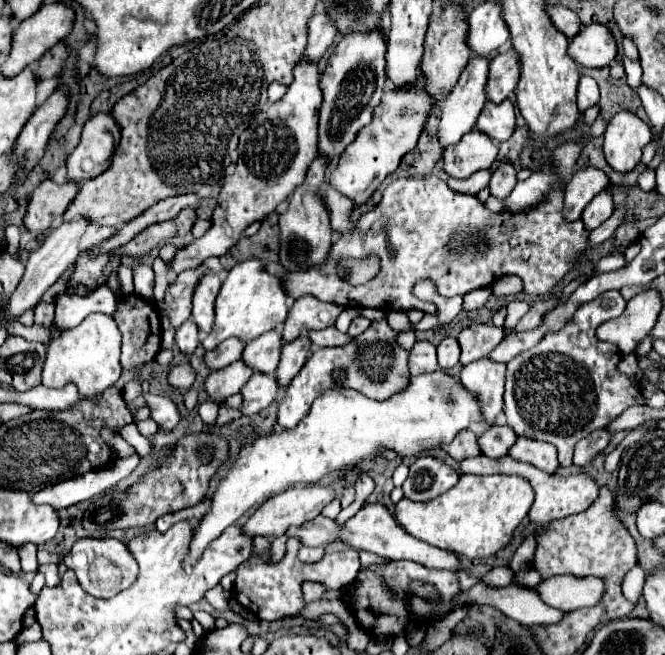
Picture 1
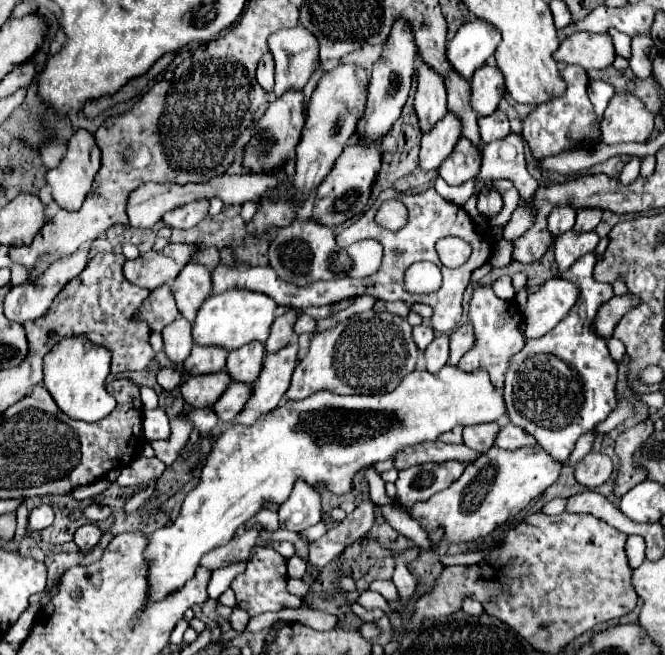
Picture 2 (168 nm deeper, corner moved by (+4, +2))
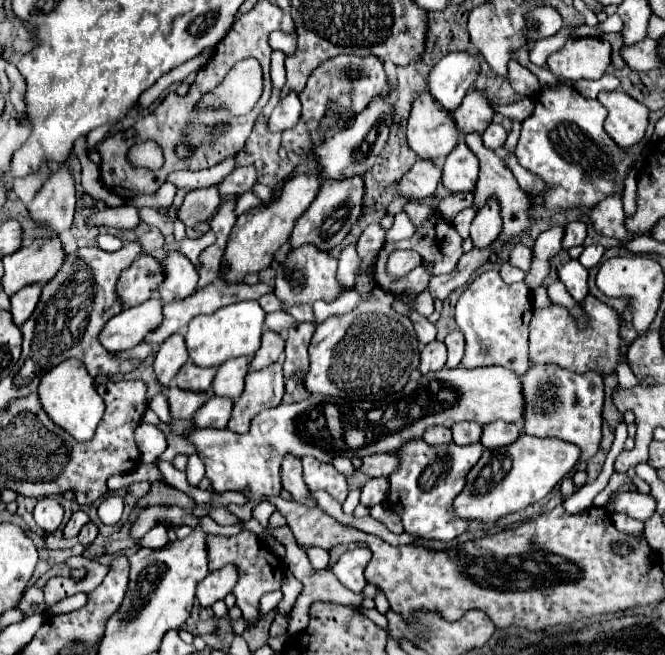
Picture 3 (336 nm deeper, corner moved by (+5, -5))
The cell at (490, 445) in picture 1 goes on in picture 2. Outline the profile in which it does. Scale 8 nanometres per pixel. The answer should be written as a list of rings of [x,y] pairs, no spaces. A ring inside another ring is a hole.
[[[480,423],[474,427],[466,427],[464,445],[468,445],[470,449],[474,449],[478,453],[486,453],[494,445],[498,431],[500,431],[498,423]]]

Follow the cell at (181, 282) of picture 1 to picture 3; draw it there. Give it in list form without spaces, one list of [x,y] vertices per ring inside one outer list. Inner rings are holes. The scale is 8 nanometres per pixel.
[[[151,298],[139,306],[125,308],[121,314],[113,316],[99,332],[99,342],[105,350],[127,350],[133,348],[145,338],[147,332],[155,330],[161,324],[161,300]]]

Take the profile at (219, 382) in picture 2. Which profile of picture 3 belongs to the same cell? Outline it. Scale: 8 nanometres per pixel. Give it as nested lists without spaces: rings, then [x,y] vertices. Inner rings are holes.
[[[169,386],[167,392],[167,402],[169,402],[169,412],[177,420],[189,420],[193,412],[207,400],[207,394],[197,394],[197,392],[187,392],[177,386]]]

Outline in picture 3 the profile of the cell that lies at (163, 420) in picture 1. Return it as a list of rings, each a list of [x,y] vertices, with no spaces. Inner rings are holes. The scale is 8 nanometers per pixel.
[[[141,422],[135,430],[135,442],[137,442],[137,448],[141,452],[139,460],[143,464],[159,464],[159,456],[165,452],[167,448],[167,442],[165,442],[165,435],[161,430],[157,430],[155,426],[151,424],[145,424]]]

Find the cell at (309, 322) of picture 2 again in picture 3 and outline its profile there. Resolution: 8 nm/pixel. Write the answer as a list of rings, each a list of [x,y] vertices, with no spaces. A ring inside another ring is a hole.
[[[279,310],[279,312],[271,312],[271,314],[265,316],[265,326],[267,326],[269,330],[281,334],[281,336],[287,334],[287,330],[291,328],[293,322],[297,322],[297,320],[291,318],[291,316],[289,316],[287,312],[283,312],[283,310]]]

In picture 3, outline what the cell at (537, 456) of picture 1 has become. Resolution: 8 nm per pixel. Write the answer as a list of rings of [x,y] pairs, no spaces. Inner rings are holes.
[[[489,422],[489,426],[483,426],[481,434],[481,444],[485,448],[495,448],[495,446],[505,446],[511,444],[519,438],[519,428],[509,422]]]

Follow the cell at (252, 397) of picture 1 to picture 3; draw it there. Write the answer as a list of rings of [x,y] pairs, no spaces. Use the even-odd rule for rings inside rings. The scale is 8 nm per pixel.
[[[209,396],[207,402],[193,414],[195,428],[225,428],[231,416],[233,400],[221,396]]]

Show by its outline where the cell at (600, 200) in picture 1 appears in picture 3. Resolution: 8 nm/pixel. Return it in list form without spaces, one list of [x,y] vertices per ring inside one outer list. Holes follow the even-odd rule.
[[[569,222],[565,224],[563,234],[563,250],[569,250],[573,246],[581,246],[587,236],[587,224],[585,222]]]

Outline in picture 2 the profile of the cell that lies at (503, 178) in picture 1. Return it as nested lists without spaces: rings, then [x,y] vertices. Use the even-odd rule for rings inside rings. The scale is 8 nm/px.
[[[484,187],[478,195],[478,211],[486,217],[498,215],[502,209],[502,197],[494,187]]]

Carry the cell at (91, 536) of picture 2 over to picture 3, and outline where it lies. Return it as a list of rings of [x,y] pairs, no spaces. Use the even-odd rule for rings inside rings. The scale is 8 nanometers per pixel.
[[[87,522],[83,528],[81,528],[81,534],[79,534],[79,542],[83,544],[83,546],[89,546],[95,538],[97,538],[97,524],[93,524],[93,522]]]

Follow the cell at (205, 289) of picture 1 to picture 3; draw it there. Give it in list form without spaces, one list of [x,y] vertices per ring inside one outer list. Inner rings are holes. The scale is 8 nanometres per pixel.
[[[167,250],[161,260],[161,268],[165,268],[165,280],[159,286],[159,296],[163,302],[183,300],[195,292],[199,274],[191,260],[179,250]]]

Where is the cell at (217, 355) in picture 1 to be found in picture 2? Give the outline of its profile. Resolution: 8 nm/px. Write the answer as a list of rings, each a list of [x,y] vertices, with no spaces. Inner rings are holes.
[[[192,347],[190,357],[184,361],[184,367],[190,375],[206,375],[216,373],[226,367],[228,351],[222,351],[222,347]]]

